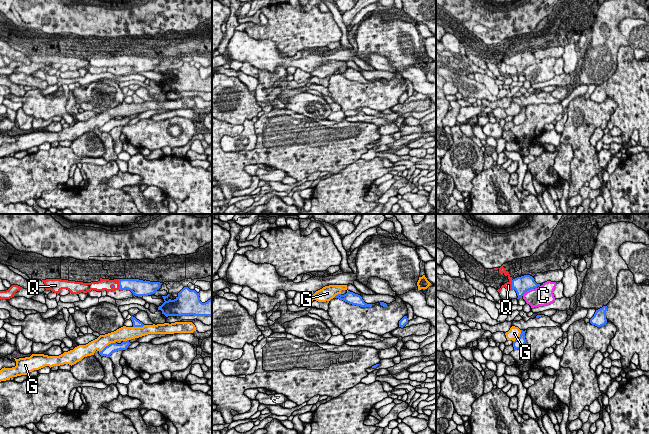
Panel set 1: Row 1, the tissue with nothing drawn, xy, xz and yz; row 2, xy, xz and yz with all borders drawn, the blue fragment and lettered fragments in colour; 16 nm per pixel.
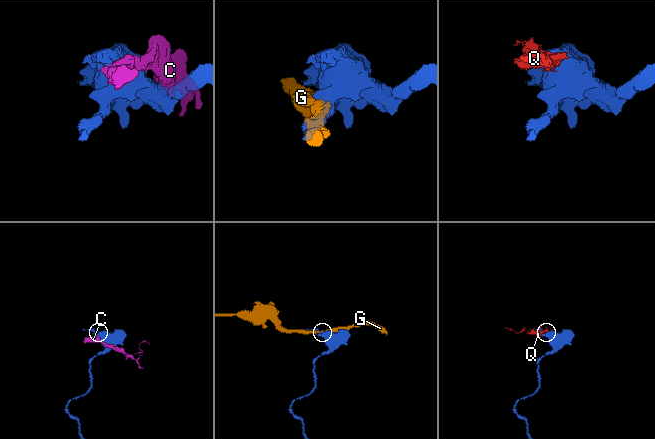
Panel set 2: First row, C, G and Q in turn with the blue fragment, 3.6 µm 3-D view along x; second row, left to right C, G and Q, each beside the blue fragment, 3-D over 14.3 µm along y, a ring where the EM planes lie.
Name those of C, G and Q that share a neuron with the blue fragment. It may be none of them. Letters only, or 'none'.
Q

